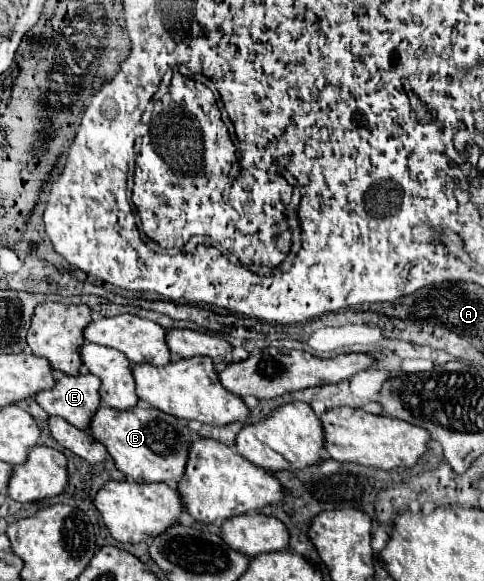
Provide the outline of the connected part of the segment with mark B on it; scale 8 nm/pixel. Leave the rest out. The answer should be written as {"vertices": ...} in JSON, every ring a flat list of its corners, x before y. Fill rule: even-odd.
{"vertices":[[101,405,89,423,91,435,105,445,115,467,137,483,177,483,183,477,191,445,191,431,185,421,169,417,153,407,131,407,125,411]]}

